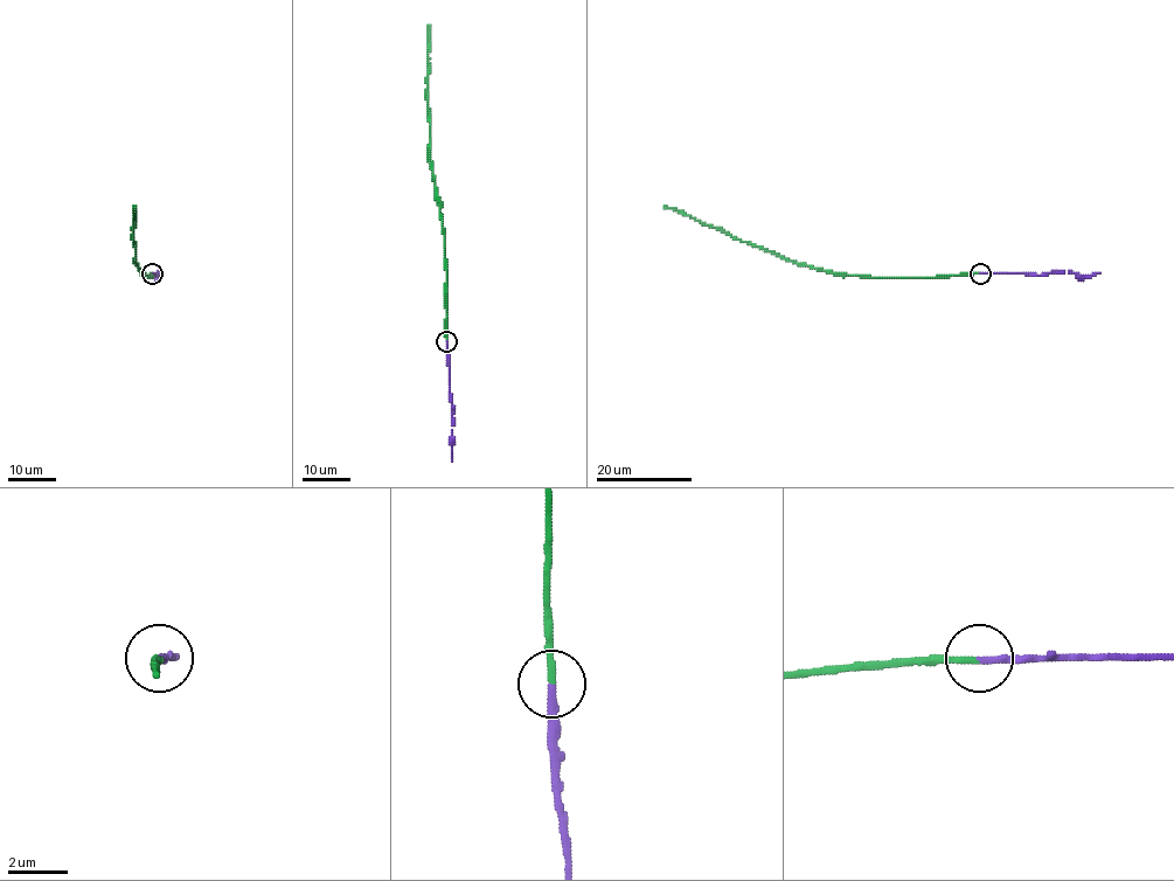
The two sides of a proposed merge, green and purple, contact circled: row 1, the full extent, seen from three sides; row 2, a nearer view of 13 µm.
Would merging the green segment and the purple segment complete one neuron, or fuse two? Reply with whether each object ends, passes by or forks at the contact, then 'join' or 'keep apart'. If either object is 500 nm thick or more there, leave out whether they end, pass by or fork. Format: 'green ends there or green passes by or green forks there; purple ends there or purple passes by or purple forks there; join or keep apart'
green ends there; purple ends there; join

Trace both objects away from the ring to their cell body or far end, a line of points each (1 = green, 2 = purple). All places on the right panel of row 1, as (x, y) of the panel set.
1: (979, 273), (898, 278), (836, 275), (794, 264), (665, 207)
2: (979, 273), (1099, 273)

